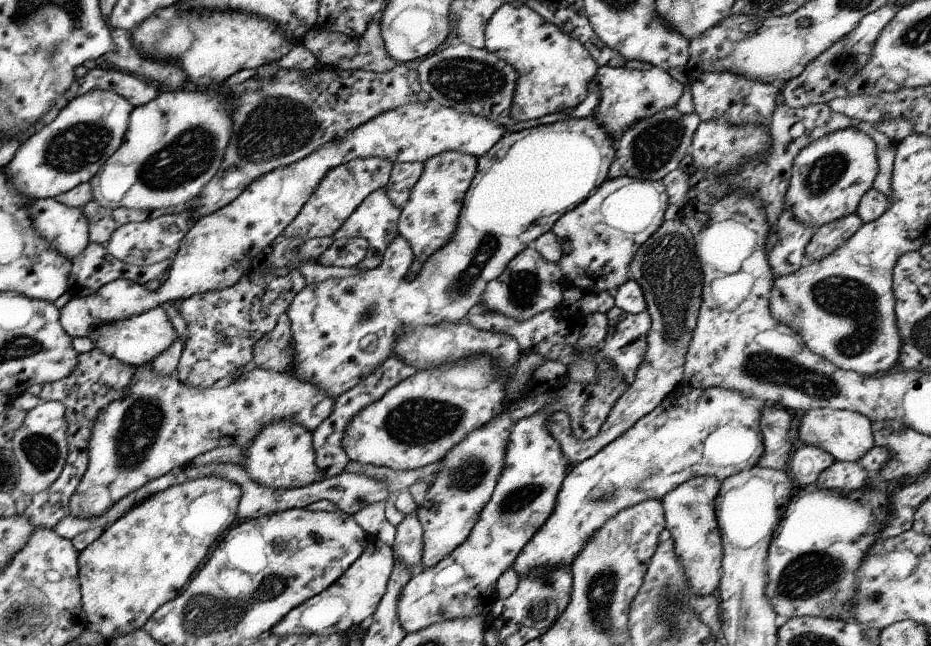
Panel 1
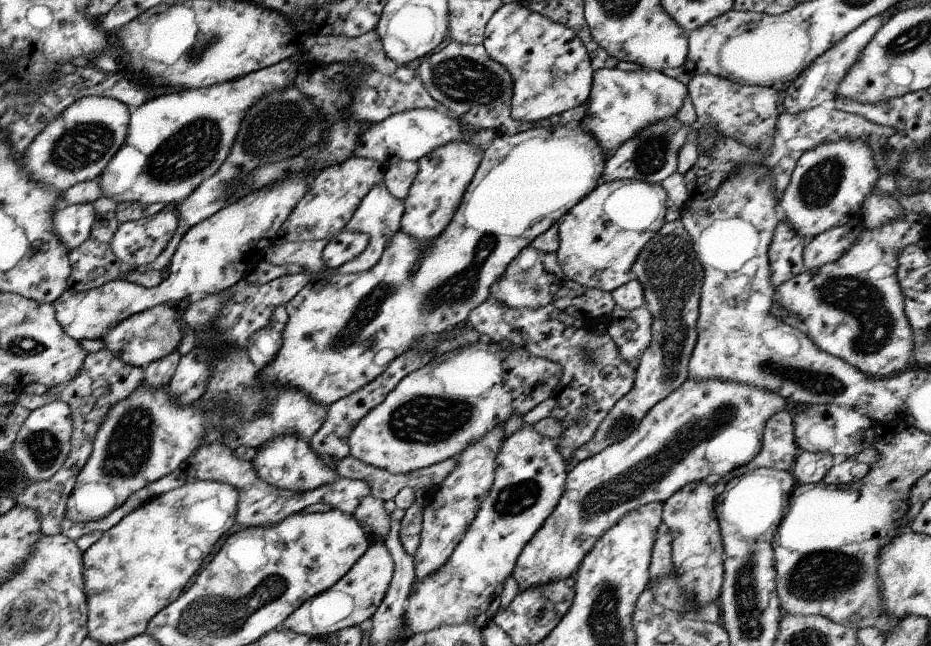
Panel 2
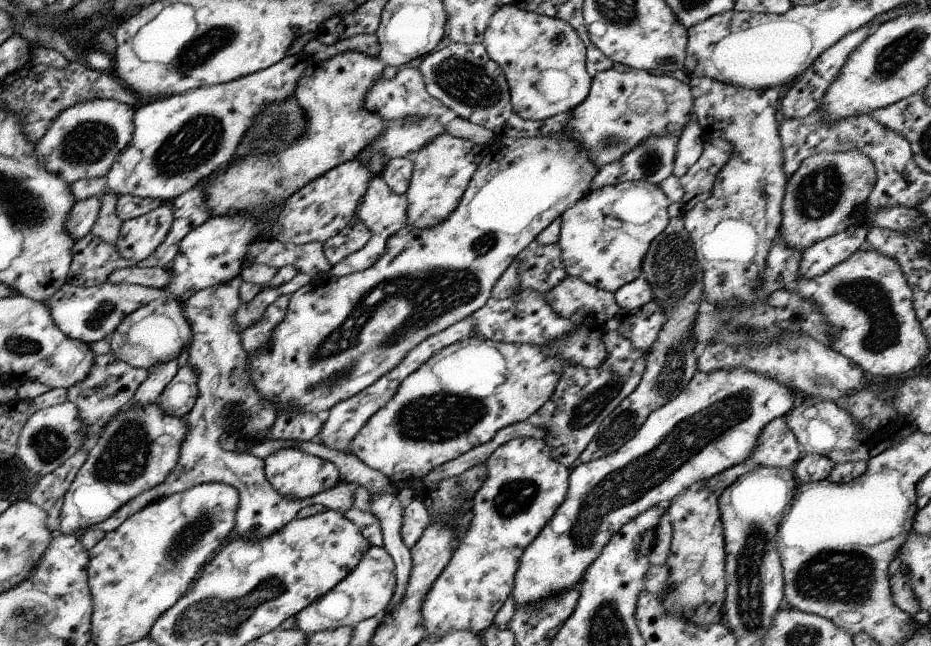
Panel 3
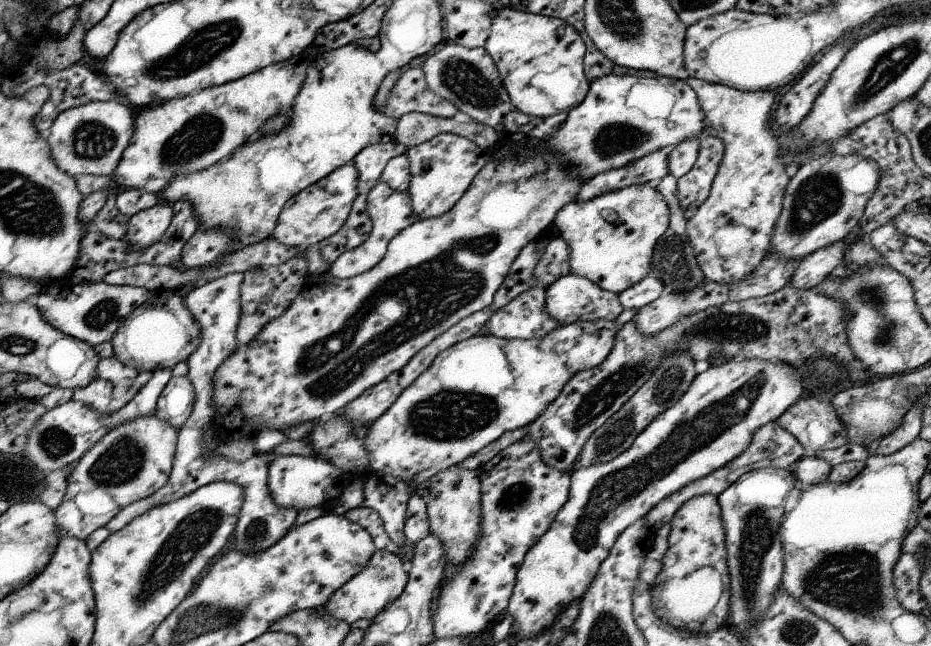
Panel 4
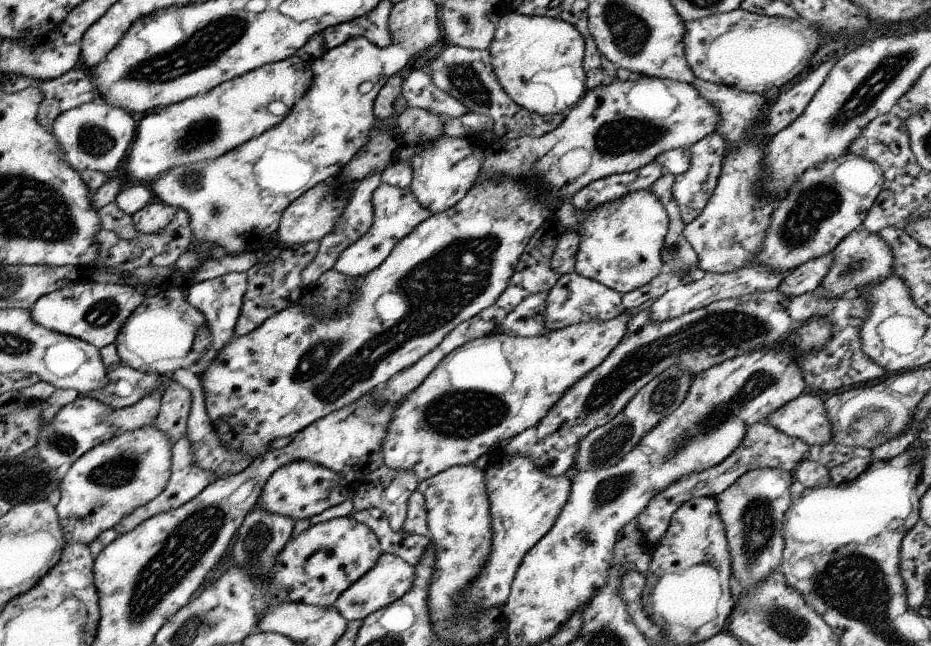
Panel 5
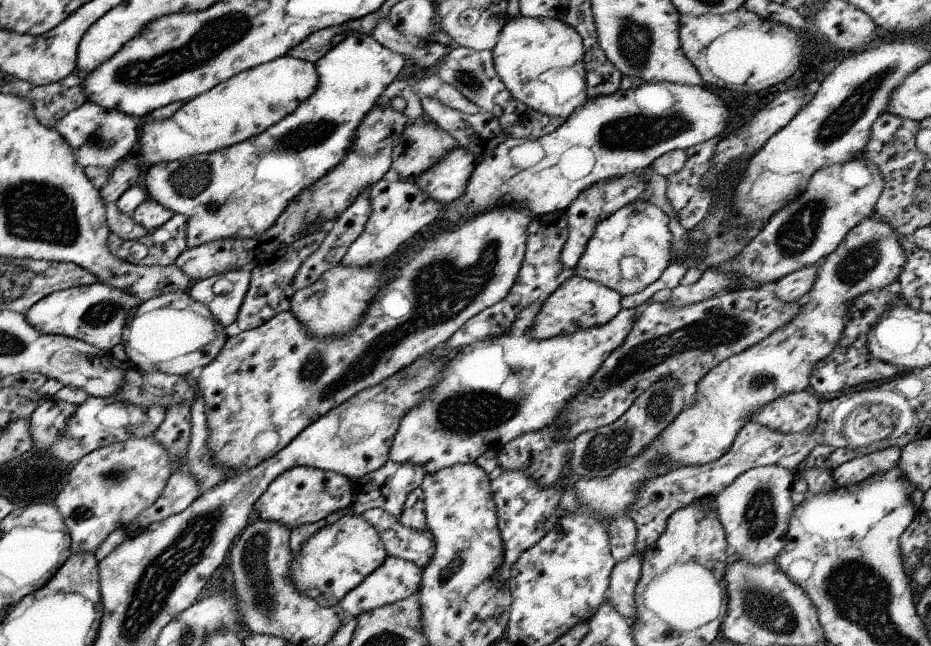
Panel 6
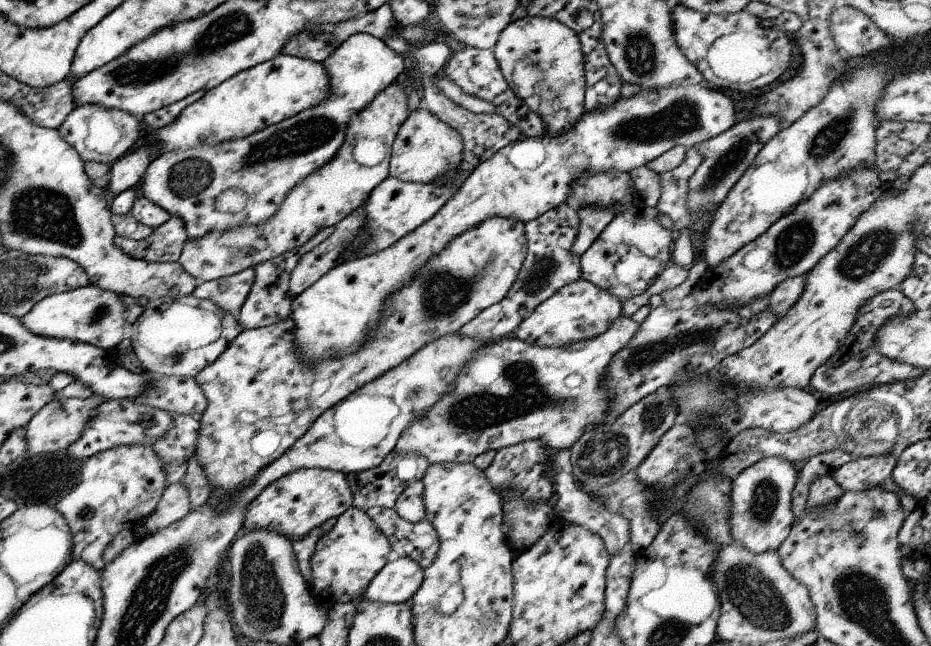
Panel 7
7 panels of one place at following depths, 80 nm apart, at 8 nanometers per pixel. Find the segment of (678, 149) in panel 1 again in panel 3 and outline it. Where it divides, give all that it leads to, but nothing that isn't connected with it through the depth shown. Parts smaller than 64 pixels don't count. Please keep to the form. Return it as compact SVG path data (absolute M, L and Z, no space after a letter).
M650 137L644 139L632 151L624 154L619 160L607 163L599 168L590 180L588 190L600 189L604 186L616 185L625 181L645 181L658 185L664 178L672 174L672 164L675 154L677 137Z

